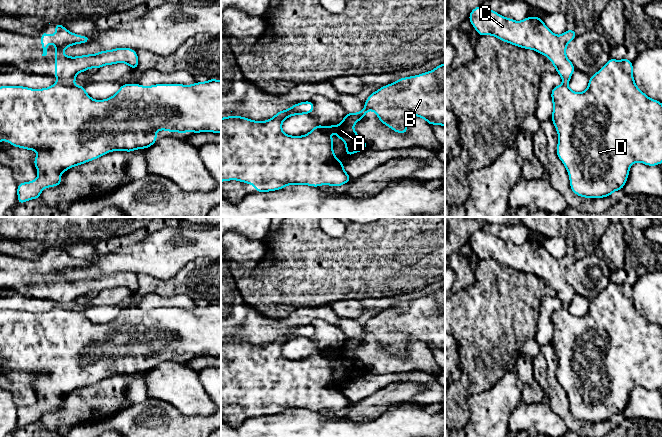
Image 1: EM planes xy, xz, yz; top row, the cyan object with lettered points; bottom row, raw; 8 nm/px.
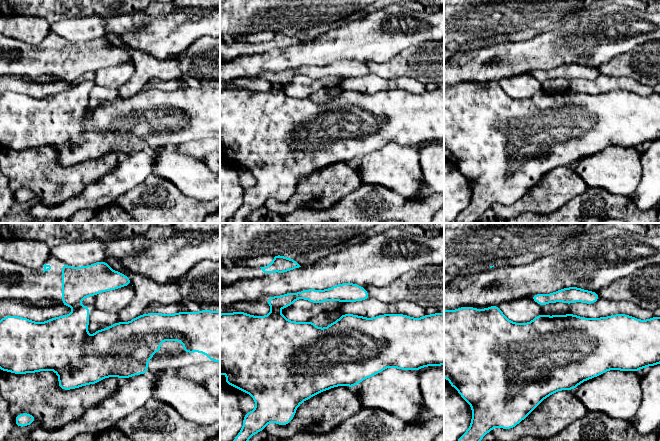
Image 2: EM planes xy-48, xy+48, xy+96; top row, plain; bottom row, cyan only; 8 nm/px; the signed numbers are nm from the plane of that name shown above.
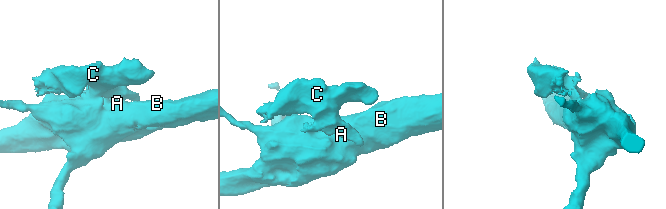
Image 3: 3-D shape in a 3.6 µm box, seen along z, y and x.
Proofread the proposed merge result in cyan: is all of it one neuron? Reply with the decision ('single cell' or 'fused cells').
fused cells

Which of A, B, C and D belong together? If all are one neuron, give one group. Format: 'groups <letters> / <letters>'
groups A B D / C

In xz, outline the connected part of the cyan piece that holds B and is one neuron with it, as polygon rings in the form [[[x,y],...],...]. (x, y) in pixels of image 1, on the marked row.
[[[445,63],[440,64],[429,72],[400,78],[391,84],[381,87],[377,91],[372,92],[364,104],[365,107],[360,112],[346,112],[344,119],[338,126],[329,124],[330,126],[327,128],[318,124],[308,134],[303,136],[285,134],[282,131],[282,123],[290,116],[311,114],[314,110],[314,104],[310,100],[279,111],[266,121],[254,121],[238,115],[221,118],[221,182],[230,180],[241,181],[253,185],[256,192],[276,191],[283,189],[287,185],[309,185],[313,187],[330,185],[339,187],[348,183],[351,177],[343,168],[344,162],[335,157],[333,139],[330,132],[334,131],[337,137],[346,143],[345,153],[350,157],[352,154],[368,148],[368,144],[353,130],[353,126],[363,119],[369,110],[375,112],[381,123],[400,134],[407,133],[407,124],[412,115],[425,119],[430,126],[438,124],[445,127]]]

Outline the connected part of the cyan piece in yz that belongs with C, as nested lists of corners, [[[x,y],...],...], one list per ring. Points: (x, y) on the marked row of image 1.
[[[475,7],[468,17],[480,36],[493,35],[504,42],[524,49],[532,49],[548,57],[563,84],[568,85],[575,67],[566,56],[566,47],[577,34],[574,29],[555,35],[541,17],[526,17],[522,21],[506,18],[484,7]]]

